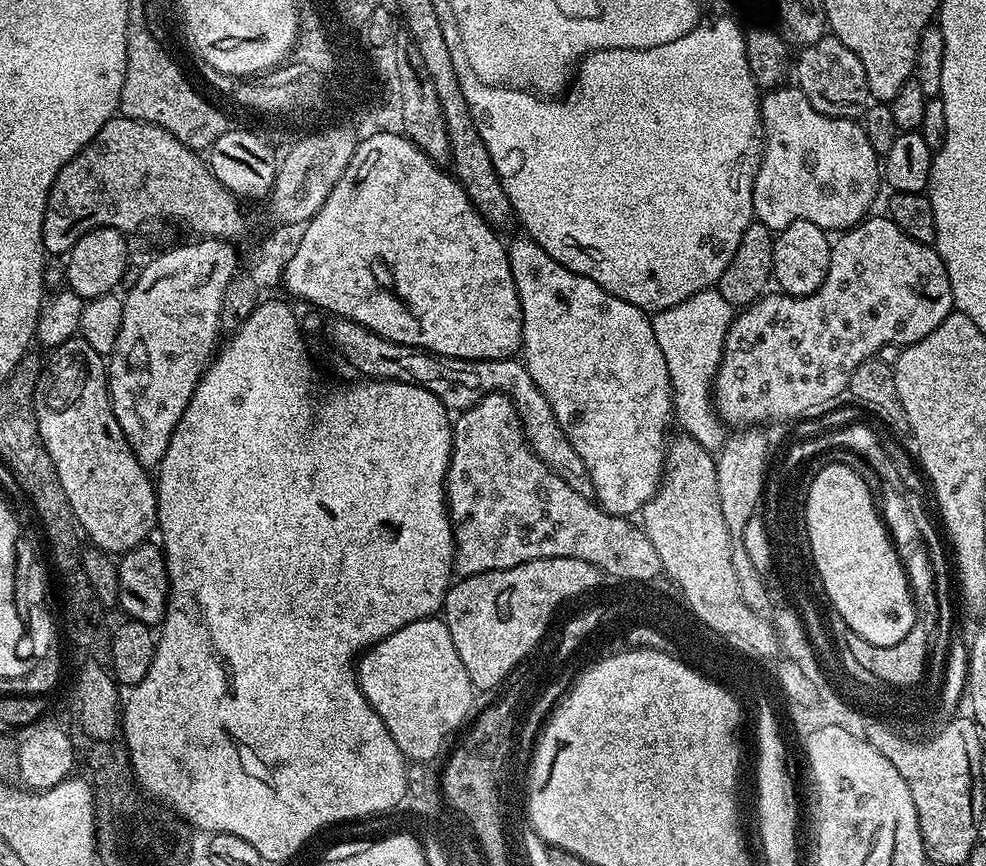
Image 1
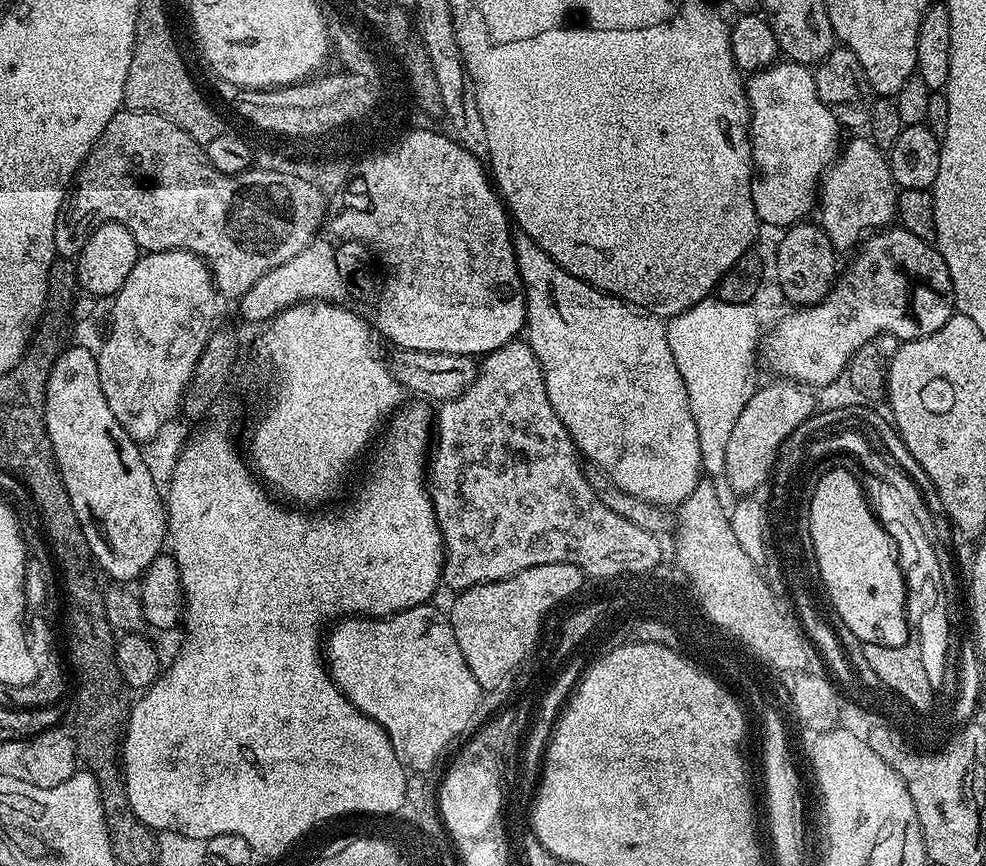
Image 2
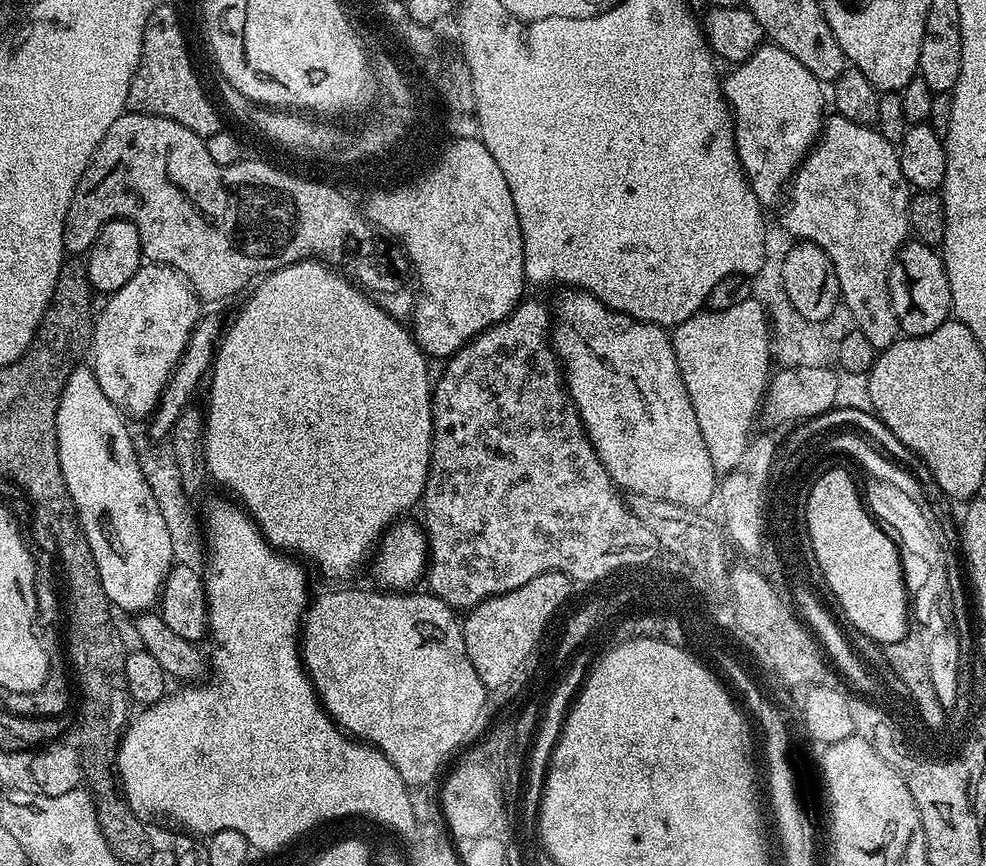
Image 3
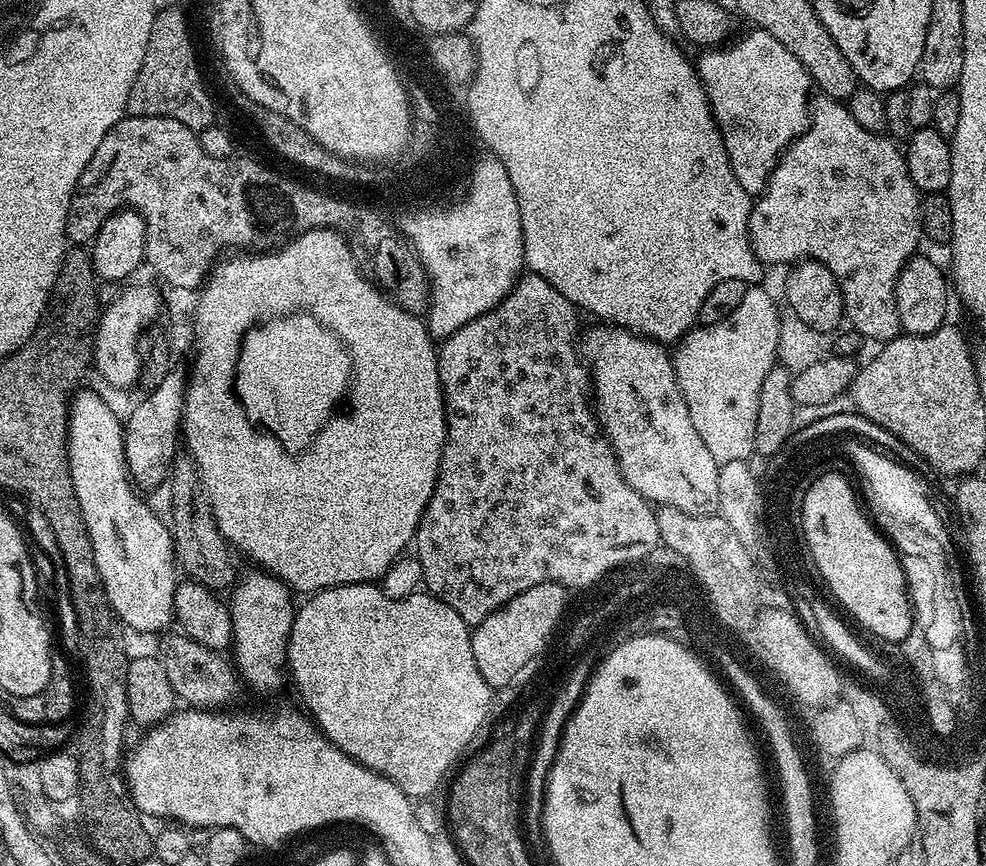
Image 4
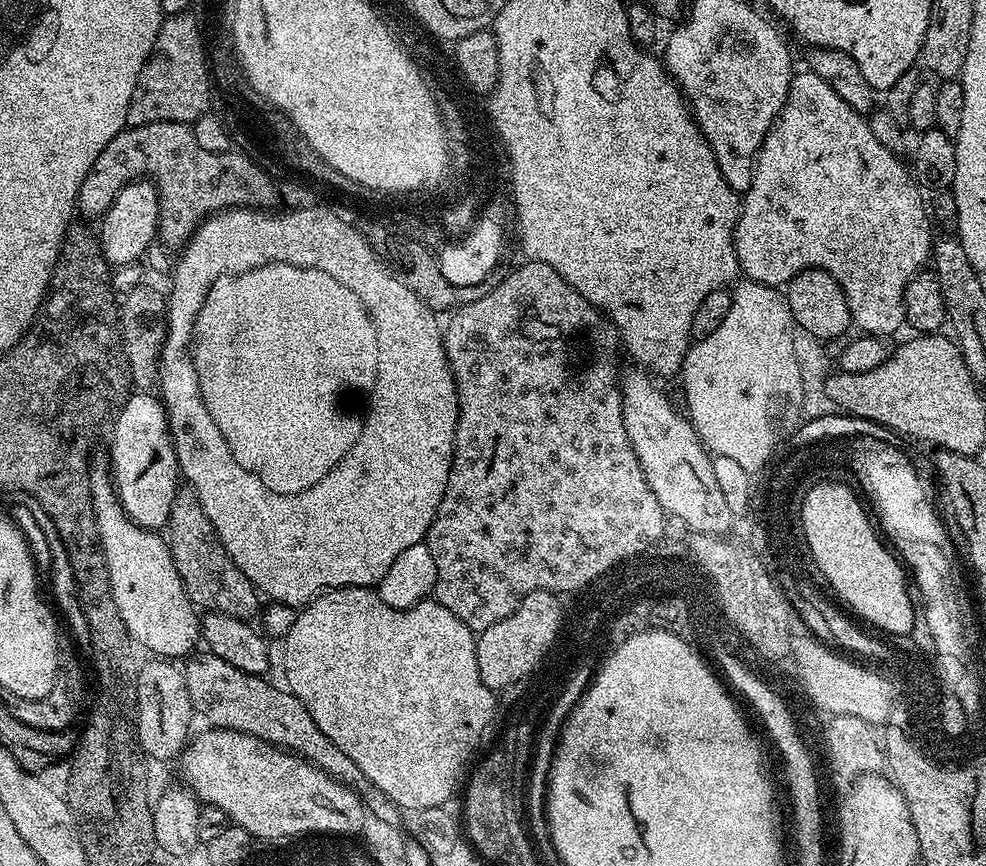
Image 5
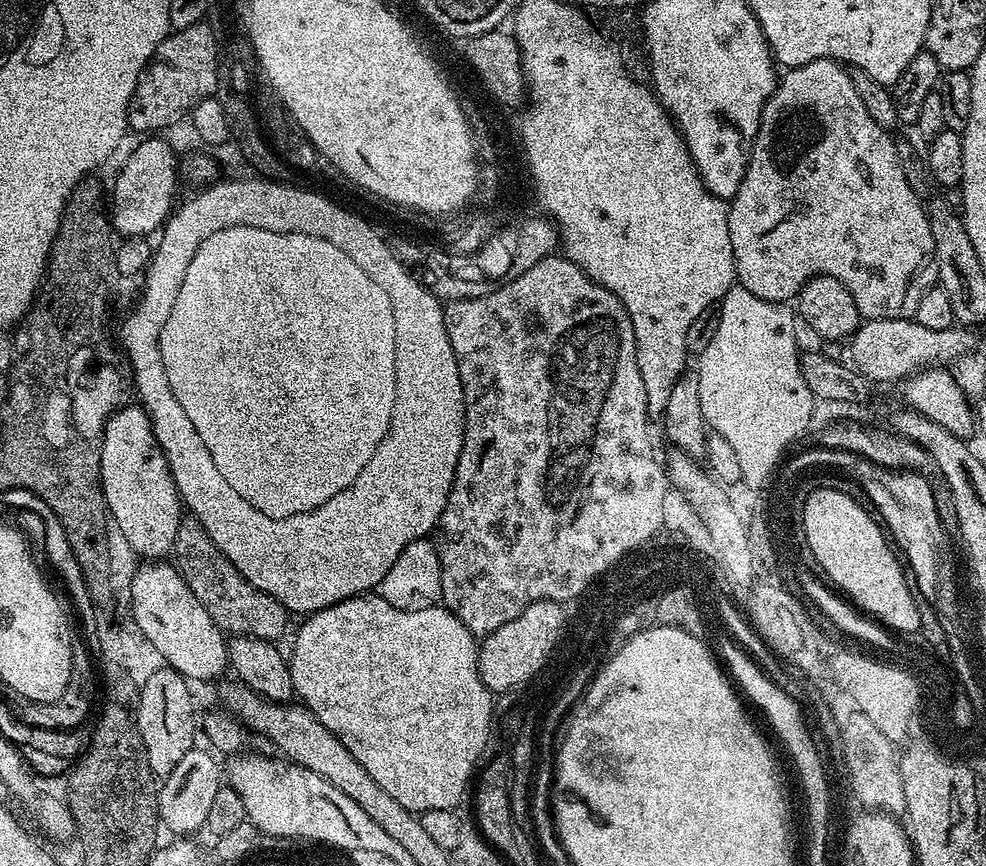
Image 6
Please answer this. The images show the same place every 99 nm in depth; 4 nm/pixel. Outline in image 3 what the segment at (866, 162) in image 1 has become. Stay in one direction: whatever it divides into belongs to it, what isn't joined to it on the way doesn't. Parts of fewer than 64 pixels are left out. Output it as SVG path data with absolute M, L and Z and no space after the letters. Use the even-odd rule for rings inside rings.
M771 42L761 44L755 54L735 65L731 71L728 77L723 77L722 87L724 99L732 109L732 118L736 121L736 149L740 165L744 168L743 179L748 181L749 189L758 198L760 205L768 206L780 195L785 195L786 185L820 138L826 123L824 92L820 89L823 88L822 81L814 78L814 74L810 74L810 70L806 70L798 58L786 54L786 50Z

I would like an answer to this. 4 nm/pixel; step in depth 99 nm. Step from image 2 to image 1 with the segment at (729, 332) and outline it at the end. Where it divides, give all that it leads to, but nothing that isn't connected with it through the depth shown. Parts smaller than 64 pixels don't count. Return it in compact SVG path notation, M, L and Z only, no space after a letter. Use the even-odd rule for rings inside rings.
M715 287L704 289L704 291L678 302L674 306L664 308L652 316L654 326L654 338L658 338L658 347L666 358L666 370L670 370L670 386L672 387L672 409L674 420L680 424L683 433L694 438L698 446L702 446L707 452L715 453L721 449L726 439L726 425L716 415L714 407L714 385L716 382L716 371L720 368L720 360L724 357L724 343L726 334L732 325L734 309Z

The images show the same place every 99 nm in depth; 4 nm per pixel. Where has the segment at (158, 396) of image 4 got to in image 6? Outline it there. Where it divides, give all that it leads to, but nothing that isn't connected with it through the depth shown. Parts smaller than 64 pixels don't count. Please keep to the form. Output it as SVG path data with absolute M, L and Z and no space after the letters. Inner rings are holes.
M121 406L113 412L107 423L107 439L100 463L100 488L104 492L104 507L111 523L120 531L120 536L145 561L160 562L171 553L174 546L174 534L182 519L182 501L166 454L154 446L156 435L152 429L152 419L143 407L127 408Z

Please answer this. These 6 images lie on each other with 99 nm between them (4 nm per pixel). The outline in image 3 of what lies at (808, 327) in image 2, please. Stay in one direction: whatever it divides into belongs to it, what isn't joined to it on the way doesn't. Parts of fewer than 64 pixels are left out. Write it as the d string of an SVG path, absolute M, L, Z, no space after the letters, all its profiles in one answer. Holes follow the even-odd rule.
M905 242L888 272L889 297L894 314L905 337L925 336L949 319L952 310L950 282L944 269L944 257L933 245Z

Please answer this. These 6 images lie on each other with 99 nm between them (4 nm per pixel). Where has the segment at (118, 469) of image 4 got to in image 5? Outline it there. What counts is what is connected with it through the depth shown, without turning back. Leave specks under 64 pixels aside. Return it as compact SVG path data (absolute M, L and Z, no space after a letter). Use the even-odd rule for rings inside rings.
M93 467L90 477L92 509L100 535L100 549L104 552L104 561L108 567L114 606L118 606L118 614L126 630L137 645L153 657L187 657L201 639L201 617L182 586L182 578L174 566L165 537L138 527L128 518L116 497L116 489L107 467Z

